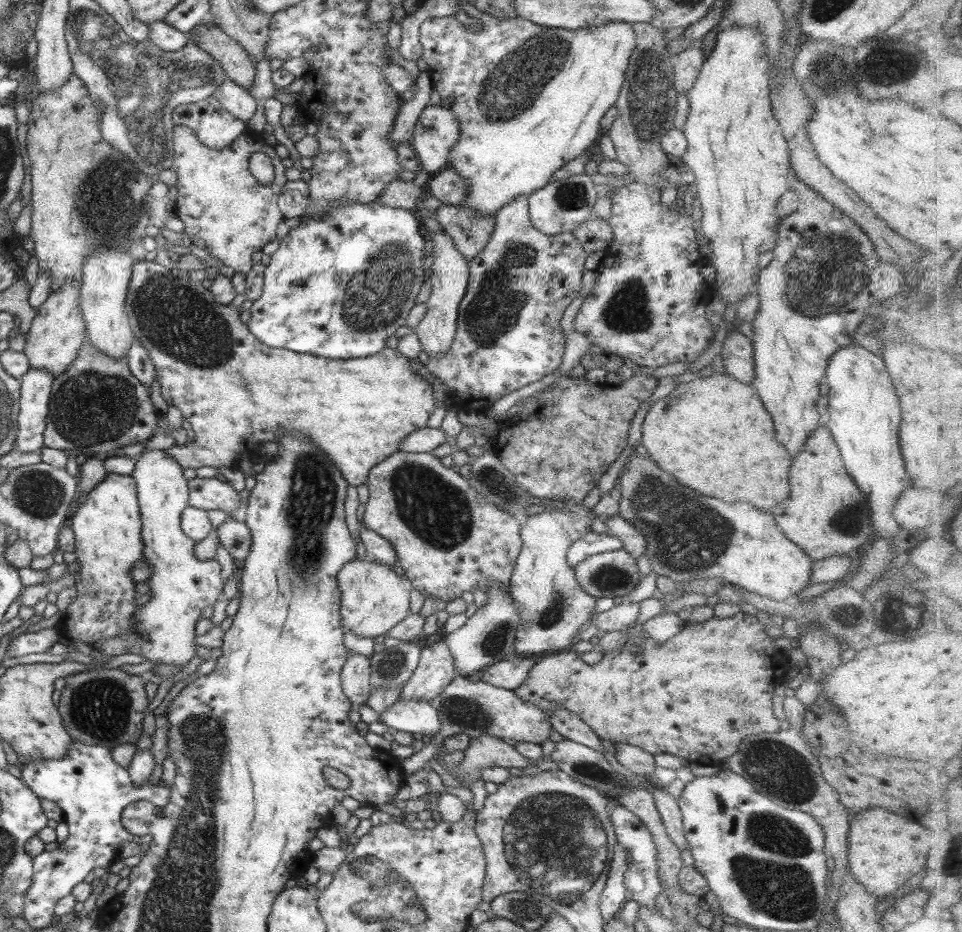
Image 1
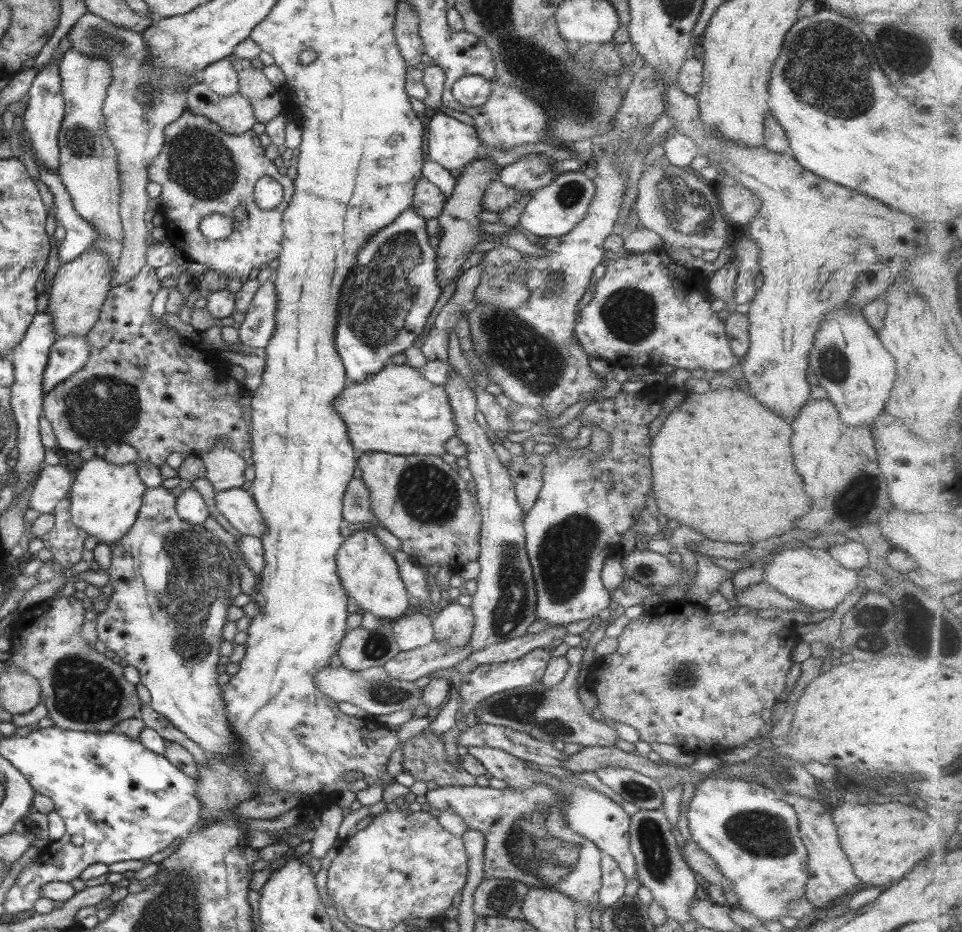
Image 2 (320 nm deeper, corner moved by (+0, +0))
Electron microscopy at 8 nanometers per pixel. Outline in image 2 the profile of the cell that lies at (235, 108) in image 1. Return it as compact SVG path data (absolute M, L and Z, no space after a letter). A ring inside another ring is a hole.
M229 57L202 68L199 82L206 84L217 96L231 96L238 92L238 78Z

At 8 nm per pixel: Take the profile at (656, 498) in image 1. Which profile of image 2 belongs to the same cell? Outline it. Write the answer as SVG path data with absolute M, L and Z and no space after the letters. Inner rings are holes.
M819 547L786 549L777 553L769 563L760 566L764 570L762 581L767 582L787 598L809 606L815 611L833 610L858 585L861 585L856 570L841 566L826 549Z

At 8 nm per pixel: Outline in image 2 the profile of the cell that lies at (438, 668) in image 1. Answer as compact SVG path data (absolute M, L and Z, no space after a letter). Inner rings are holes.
M453 601L439 607L432 618L433 638L441 644L461 648L467 644L474 625L472 610Z

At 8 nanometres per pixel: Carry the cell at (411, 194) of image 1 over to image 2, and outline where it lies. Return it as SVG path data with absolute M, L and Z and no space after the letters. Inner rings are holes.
M421 178L413 189L413 199L409 209L424 220L435 219L441 214L445 202L445 196L431 182Z

